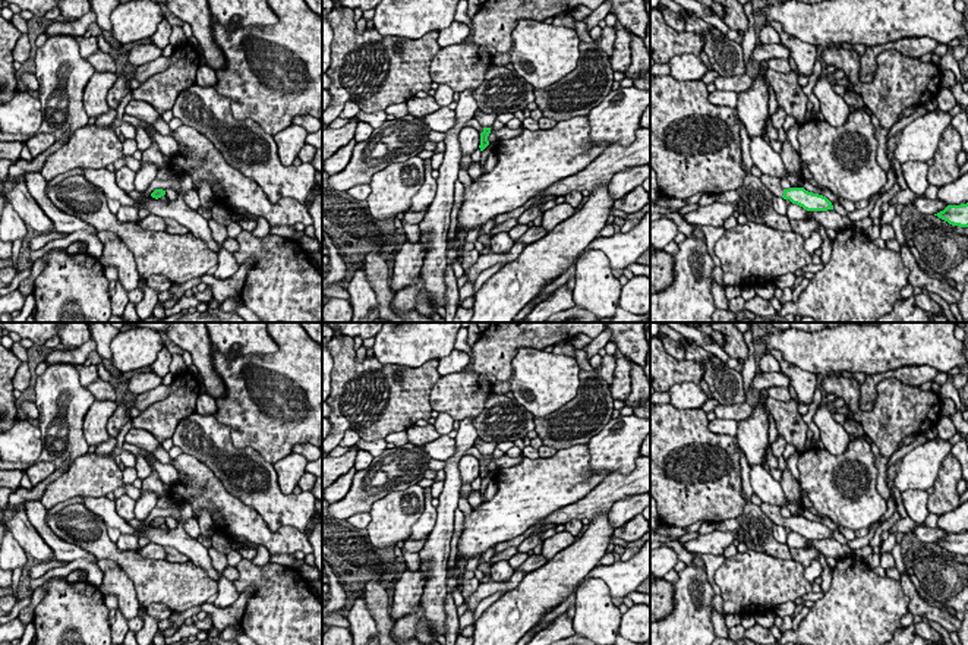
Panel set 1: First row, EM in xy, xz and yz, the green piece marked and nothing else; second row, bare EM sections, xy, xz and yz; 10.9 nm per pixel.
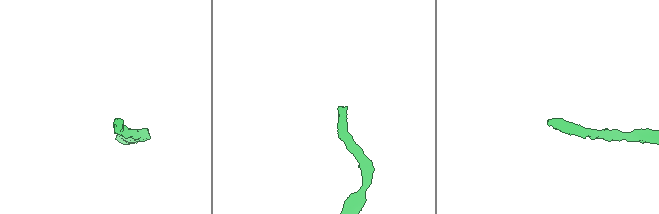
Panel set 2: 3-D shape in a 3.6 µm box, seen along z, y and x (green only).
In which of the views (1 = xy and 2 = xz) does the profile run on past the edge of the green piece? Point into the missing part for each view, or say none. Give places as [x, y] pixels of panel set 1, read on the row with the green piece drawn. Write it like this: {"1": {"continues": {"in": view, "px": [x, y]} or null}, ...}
{"1": {"continues": null}, "2": {"continues": {"in": "xz", "px": [485, 119]}}}

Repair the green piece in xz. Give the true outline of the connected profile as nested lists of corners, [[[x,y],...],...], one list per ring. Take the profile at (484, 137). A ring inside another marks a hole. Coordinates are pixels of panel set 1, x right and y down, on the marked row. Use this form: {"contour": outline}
{"contour": [[[476,110],[473,119],[476,119],[483,126],[483,132],[480,133],[480,145],[479,145],[480,151],[483,151],[489,145],[488,136],[491,133],[491,126],[496,120],[496,114]]]}

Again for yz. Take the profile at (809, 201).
{"contour": [[[762,174],[760,180],[775,196],[782,196],[783,199],[789,199],[792,204],[797,204],[807,211],[833,210],[832,202],[823,195],[808,192],[804,188],[783,189],[781,186],[781,179],[769,174]]]}

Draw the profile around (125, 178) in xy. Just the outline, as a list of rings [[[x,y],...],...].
[[[123,166],[122,169],[116,170],[116,182],[119,189],[123,189],[124,192],[135,191],[135,176],[136,173],[127,166]]]

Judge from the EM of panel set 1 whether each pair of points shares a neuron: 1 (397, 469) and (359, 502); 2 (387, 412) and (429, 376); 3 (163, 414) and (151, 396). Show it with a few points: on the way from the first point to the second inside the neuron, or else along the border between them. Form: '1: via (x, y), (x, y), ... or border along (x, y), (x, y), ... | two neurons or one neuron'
1: via (393, 481), (384, 490), (371, 494) | one neuron
2: via (397, 402), (419, 381) | one neuron
3: border along (172, 386), (164, 397), (141, 412) | two neurons

